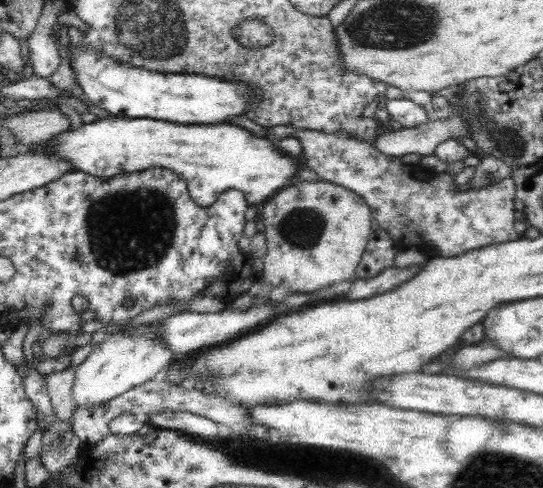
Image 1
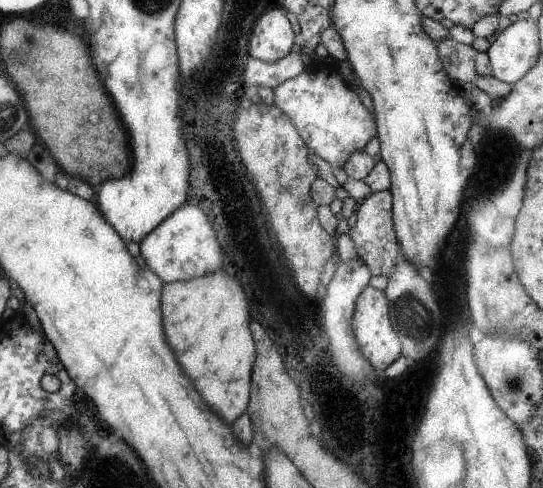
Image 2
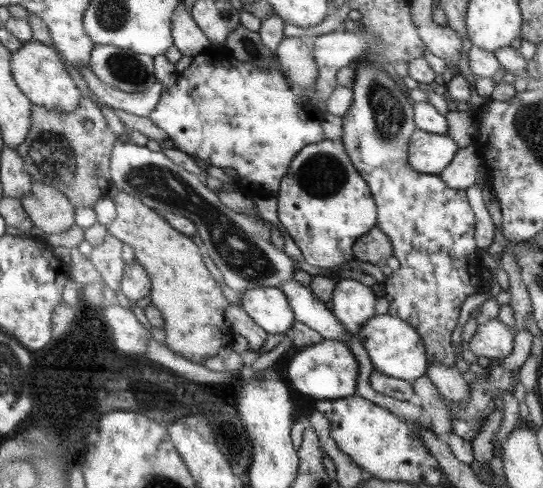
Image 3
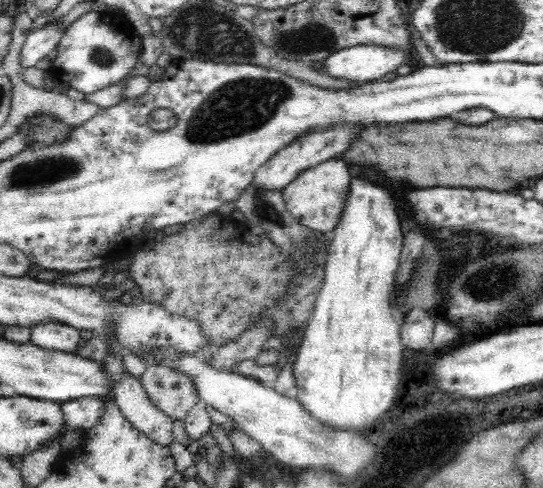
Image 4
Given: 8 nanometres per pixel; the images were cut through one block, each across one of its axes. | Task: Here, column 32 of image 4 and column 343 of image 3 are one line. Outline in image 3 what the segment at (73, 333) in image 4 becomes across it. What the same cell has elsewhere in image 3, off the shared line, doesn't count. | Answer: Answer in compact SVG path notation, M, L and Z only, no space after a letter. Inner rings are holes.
M286 280L280 284L279 289L287 297L295 321L314 330L322 339L343 343L348 340L344 326L325 307L323 301L312 295L309 287L301 286L295 280Z

